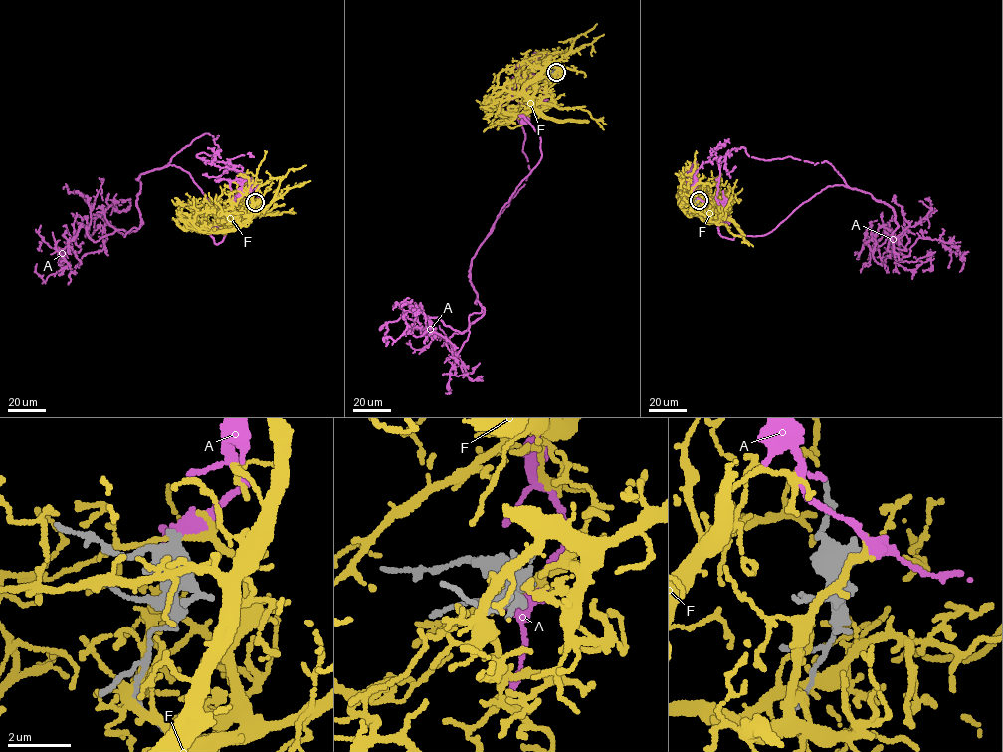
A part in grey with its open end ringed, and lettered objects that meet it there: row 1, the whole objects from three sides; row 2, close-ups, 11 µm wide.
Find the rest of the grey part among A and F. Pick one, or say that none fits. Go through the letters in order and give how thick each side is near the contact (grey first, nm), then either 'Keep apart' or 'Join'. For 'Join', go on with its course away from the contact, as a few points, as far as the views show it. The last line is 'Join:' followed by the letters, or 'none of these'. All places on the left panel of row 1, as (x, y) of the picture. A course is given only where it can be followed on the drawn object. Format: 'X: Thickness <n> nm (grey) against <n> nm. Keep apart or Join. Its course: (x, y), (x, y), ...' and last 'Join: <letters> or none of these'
A: Thickness 500 nm (grey) against 360 nm. Join. Its course: (255, 202), (246, 175), (197, 157), (218, 148), (202, 134), (166, 167), (226, 223), (217, 244), (215, 226)
F: Thickness 500 nm (grey) against 180 nm. Keep apart
Join: A

